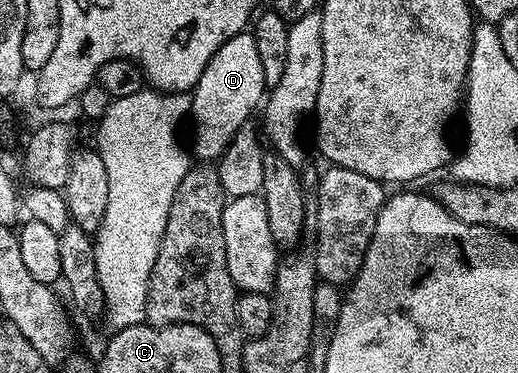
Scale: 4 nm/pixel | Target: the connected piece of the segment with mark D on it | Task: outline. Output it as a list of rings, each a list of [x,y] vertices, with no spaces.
[[[249,29],[240,31],[215,49],[191,93],[189,121],[193,123],[192,154],[201,161],[218,160],[225,154],[227,145],[231,145],[231,137],[239,133],[239,125],[254,118],[253,110],[262,106],[266,95],[263,65],[259,62],[259,51],[255,49],[253,32]]]

